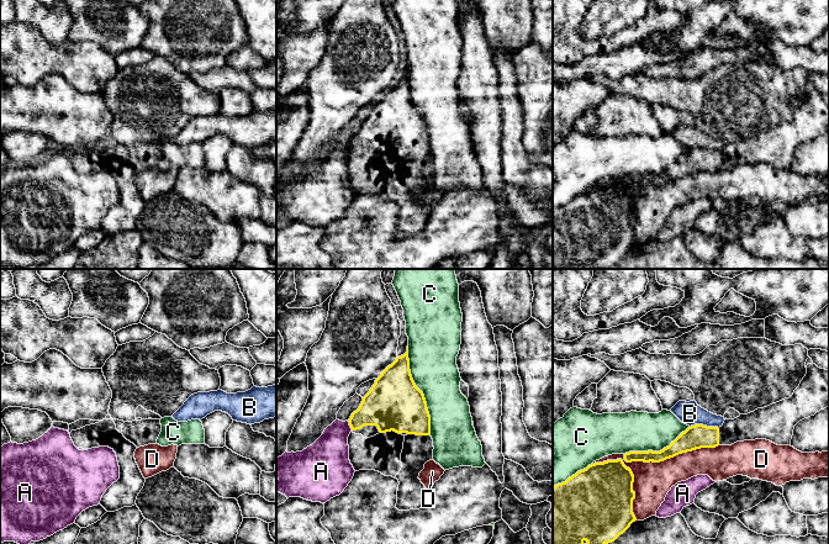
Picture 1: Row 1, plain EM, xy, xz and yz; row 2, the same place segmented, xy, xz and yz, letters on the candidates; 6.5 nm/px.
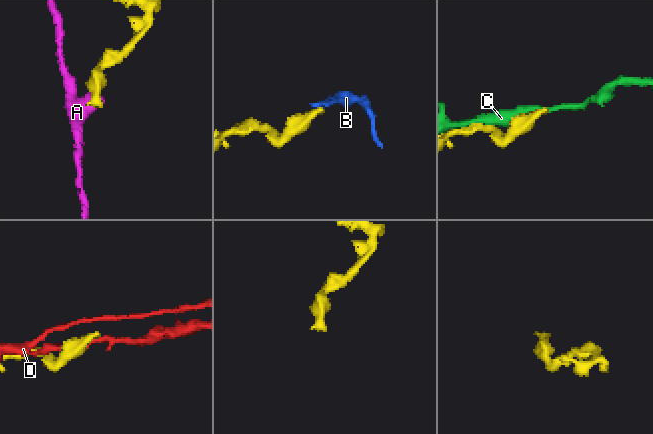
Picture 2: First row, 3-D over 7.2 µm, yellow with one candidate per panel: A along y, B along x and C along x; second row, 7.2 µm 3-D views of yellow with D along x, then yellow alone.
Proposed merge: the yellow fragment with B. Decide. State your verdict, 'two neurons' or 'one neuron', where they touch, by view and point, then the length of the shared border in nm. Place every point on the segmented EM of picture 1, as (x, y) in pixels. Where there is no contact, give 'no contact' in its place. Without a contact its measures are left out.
two neurons; meets yellow in yz at (705, 426); contact 190 nm long

